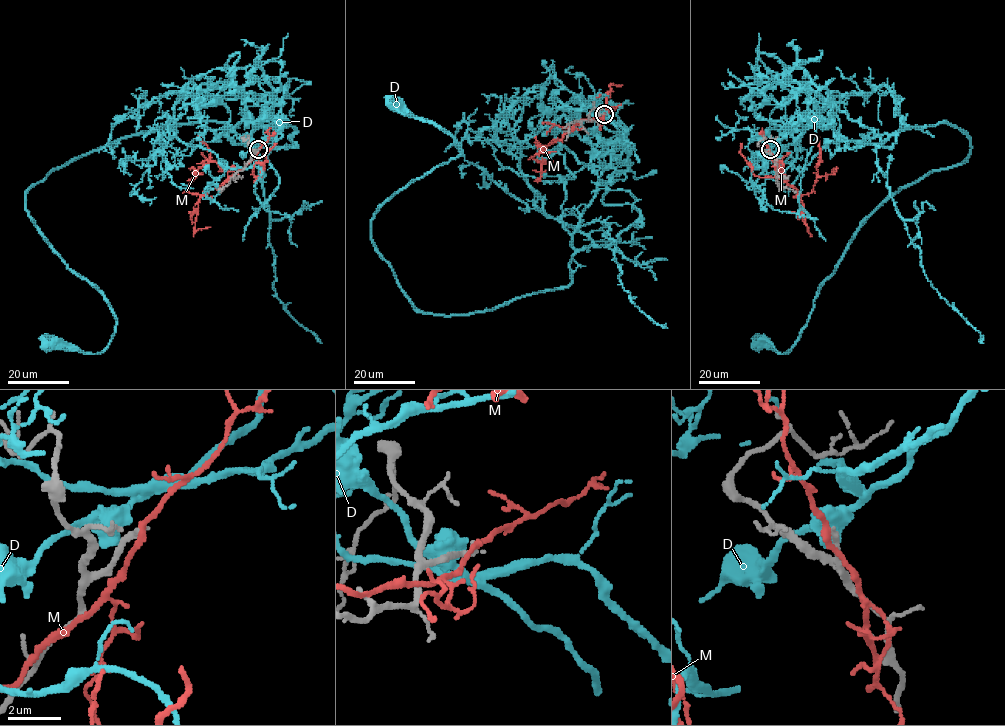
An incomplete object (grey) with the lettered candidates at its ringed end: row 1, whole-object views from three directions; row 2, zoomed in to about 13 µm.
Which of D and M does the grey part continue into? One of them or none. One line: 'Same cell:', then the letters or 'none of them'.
Same cell: none of them

